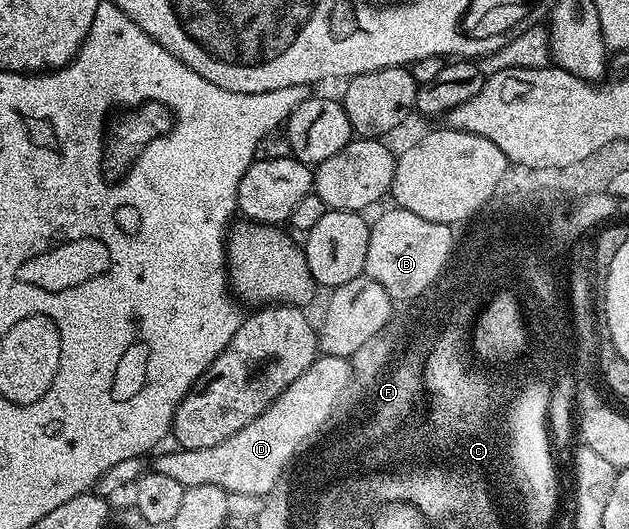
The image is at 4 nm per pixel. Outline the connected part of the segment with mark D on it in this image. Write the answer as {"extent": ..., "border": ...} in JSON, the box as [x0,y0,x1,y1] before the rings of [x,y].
{"extent":[153,354,350,497],"border":[[[320,354],[267,406],[245,429],[233,433],[221,445],[209,449],[174,449],[154,456],[153,470],[181,481],[184,489],[197,485],[217,485],[222,491],[235,495],[264,497],[284,478],[281,471],[284,459],[296,444],[301,444],[316,430],[328,426],[337,404],[337,381],[348,379],[350,365],[341,355]]]}

